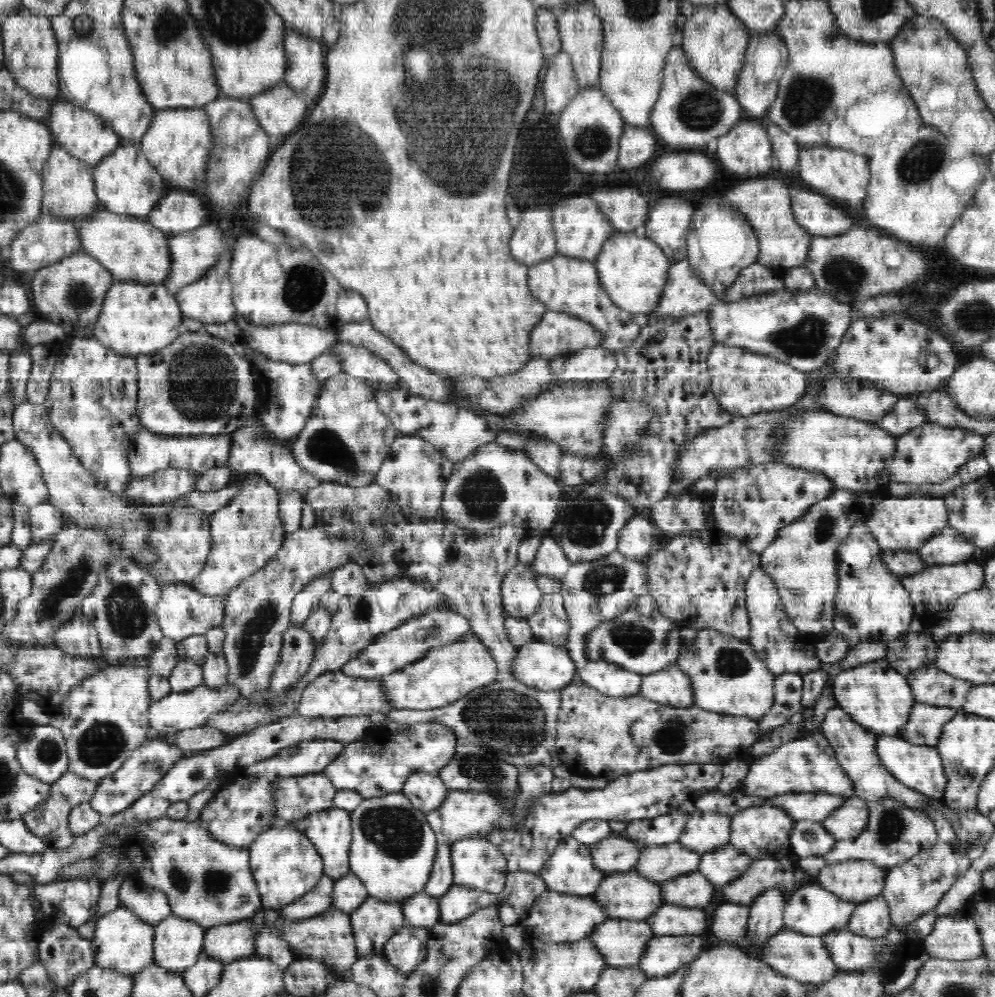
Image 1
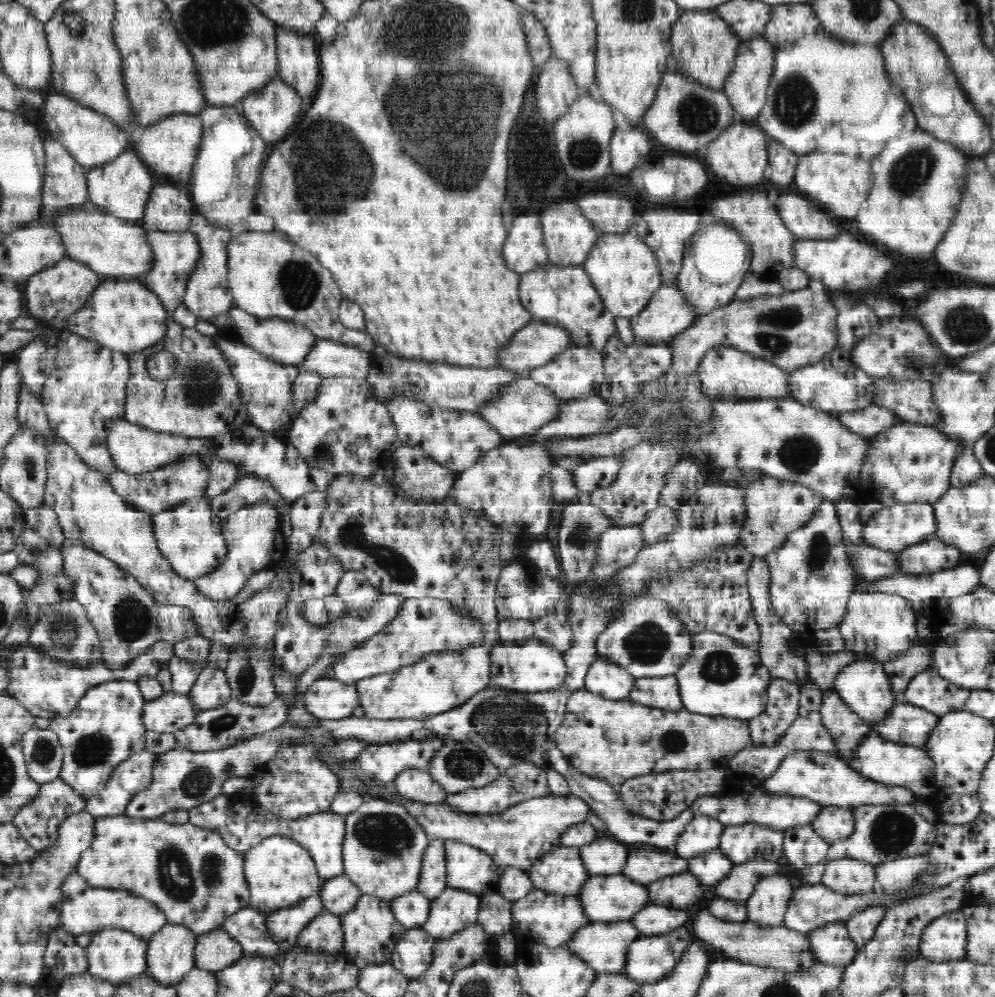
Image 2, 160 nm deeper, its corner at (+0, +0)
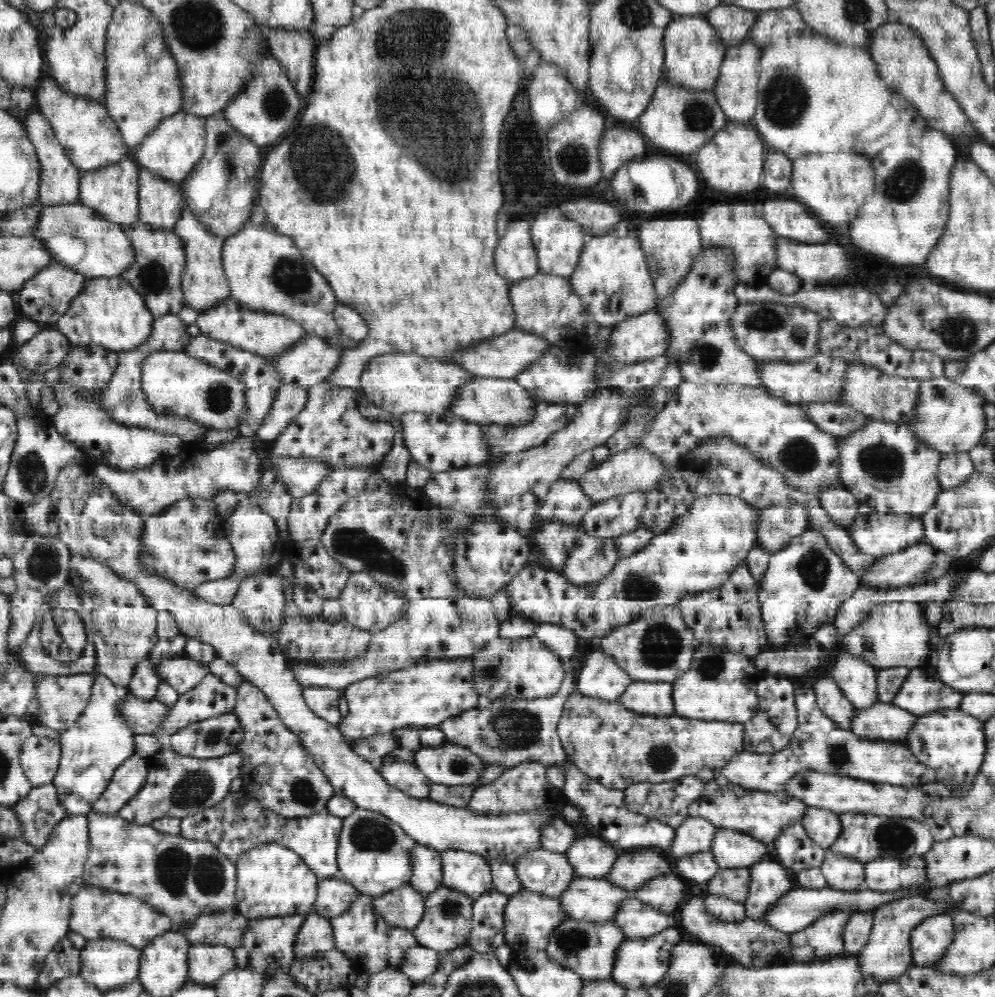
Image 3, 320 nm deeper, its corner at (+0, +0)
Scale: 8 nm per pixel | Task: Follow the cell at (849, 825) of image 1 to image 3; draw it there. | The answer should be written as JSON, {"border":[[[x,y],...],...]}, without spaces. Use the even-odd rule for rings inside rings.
{"border":[[[808,807],[801,818],[810,840],[828,850],[842,832],[839,815],[828,809]]]}

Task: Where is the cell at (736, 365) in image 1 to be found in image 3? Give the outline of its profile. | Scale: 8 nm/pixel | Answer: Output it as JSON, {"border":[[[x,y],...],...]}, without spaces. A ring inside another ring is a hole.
{"border":[[[703,248],[676,290],[657,301],[657,310],[663,314],[669,332],[664,355],[667,361],[673,360],[678,365],[684,381],[761,386],[757,360],[738,346],[730,325],[732,314],[739,305],[733,291],[736,285],[729,250]]]}

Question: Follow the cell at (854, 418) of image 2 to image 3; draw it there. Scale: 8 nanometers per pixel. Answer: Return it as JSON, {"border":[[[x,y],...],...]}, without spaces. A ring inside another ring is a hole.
{"border":[[[814,402],[800,404],[800,409],[812,419],[812,423],[820,431],[824,431],[836,438],[854,434],[858,428],[862,428],[866,422],[870,422],[868,416],[856,413],[852,407],[835,402]]]}

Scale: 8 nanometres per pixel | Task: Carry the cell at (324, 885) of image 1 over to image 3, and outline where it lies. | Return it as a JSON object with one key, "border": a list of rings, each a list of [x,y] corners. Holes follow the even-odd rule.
{"border":[[[312,906],[306,915],[250,919],[242,944],[234,949],[237,968],[255,970],[260,974],[267,974],[268,978],[275,977],[277,974],[288,974],[295,960],[296,934],[300,932],[300,926],[304,924],[306,916],[314,913],[314,906]]]}

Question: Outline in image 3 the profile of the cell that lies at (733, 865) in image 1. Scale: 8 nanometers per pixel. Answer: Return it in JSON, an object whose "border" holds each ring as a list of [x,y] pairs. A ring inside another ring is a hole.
{"border":[[[711,851],[694,853],[676,859],[673,868],[675,873],[682,876],[682,879],[694,880],[704,885],[712,880],[720,870]]]}

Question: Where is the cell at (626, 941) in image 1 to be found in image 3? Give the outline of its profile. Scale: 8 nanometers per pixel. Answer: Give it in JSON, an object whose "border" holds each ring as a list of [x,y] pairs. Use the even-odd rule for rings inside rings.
{"border":[[[575,919],[564,920],[552,932],[544,954],[564,968],[579,974],[586,981],[608,979],[614,966],[616,950],[626,942],[622,929],[612,921],[584,922]]]}

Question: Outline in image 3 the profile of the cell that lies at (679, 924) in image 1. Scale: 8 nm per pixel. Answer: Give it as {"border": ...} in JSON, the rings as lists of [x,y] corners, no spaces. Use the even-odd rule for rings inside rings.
{"border":[[[633,894],[620,905],[612,922],[622,929],[627,939],[644,939],[678,925],[673,915],[662,914],[634,898]]]}

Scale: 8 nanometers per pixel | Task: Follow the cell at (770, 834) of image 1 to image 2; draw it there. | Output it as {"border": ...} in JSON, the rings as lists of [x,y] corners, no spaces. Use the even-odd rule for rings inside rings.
{"border":[[[746,822],[740,826],[727,825],[720,837],[718,850],[734,865],[748,861],[783,861],[782,830]]]}

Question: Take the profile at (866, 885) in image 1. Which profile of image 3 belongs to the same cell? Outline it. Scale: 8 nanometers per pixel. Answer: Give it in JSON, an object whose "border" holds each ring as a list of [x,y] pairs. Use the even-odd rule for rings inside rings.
{"border":[[[826,850],[820,868],[829,886],[835,890],[857,891],[864,887],[864,865],[856,859],[844,857]]]}

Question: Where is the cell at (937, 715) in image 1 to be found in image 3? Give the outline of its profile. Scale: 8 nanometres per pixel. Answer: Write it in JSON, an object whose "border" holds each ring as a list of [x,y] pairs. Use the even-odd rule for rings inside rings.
{"border":[[[878,701],[870,708],[856,709],[849,730],[872,741],[902,743],[918,717],[894,703]]]}

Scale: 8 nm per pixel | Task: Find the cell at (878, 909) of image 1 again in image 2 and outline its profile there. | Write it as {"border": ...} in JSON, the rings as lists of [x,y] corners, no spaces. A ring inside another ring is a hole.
{"border":[[[872,906],[854,914],[848,921],[844,922],[850,939],[856,943],[859,950],[872,939],[876,927],[882,922],[887,910],[887,906]]]}

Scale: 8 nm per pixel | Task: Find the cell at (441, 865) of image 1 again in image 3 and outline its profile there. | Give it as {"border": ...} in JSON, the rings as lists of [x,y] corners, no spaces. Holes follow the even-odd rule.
{"border":[[[416,843],[411,848],[412,878],[410,885],[424,896],[442,886],[442,853],[428,846]]]}

